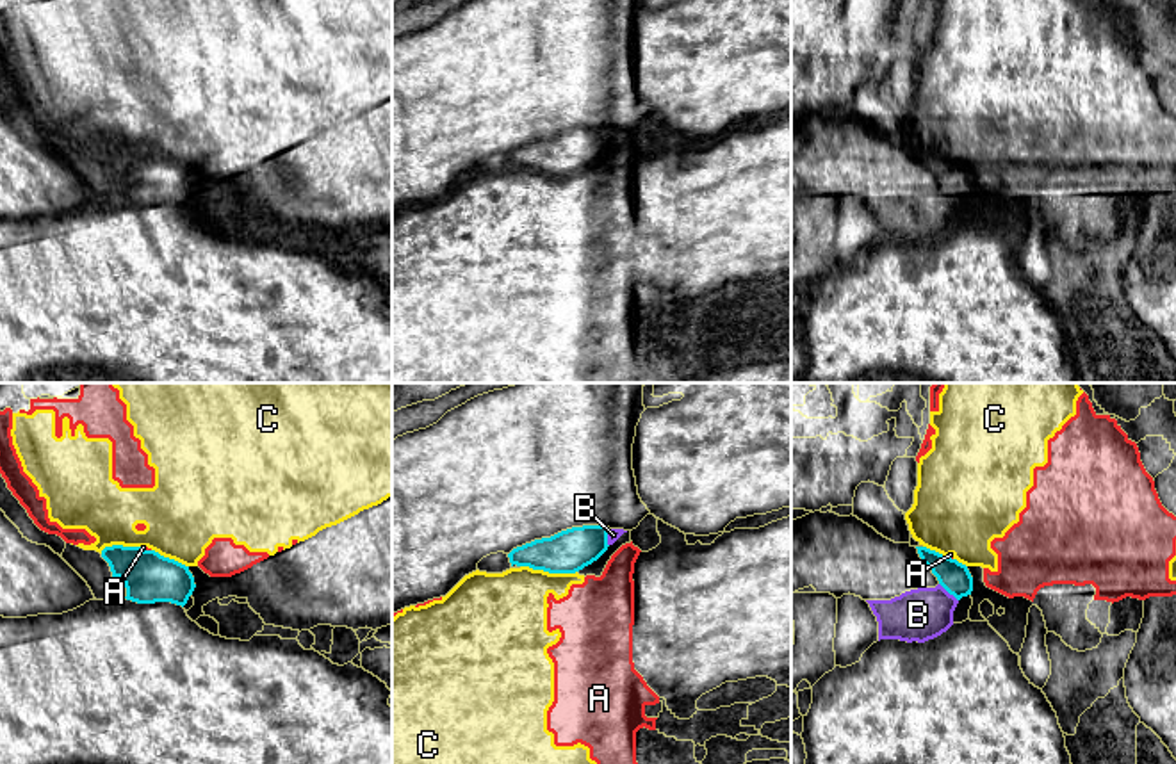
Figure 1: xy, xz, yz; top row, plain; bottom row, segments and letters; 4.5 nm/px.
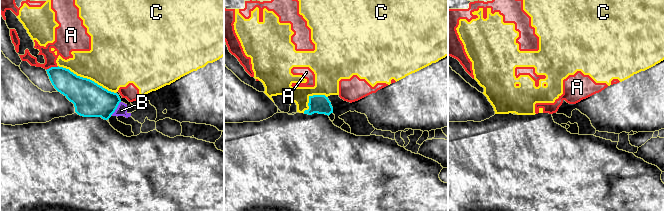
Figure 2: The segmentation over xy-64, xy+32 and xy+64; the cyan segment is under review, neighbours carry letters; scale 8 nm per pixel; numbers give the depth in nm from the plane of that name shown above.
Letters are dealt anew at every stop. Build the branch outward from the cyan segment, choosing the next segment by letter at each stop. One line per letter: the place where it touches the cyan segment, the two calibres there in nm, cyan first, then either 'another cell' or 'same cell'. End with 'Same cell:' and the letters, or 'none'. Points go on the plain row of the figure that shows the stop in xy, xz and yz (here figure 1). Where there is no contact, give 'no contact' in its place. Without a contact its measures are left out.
A: xy (146, 152) | 220/20 nm | another cell
B: yz (948, 193) | 140/240 nm | same cell
C: xz (549, 173) | 190/340 nm | another cell
Same cell: B

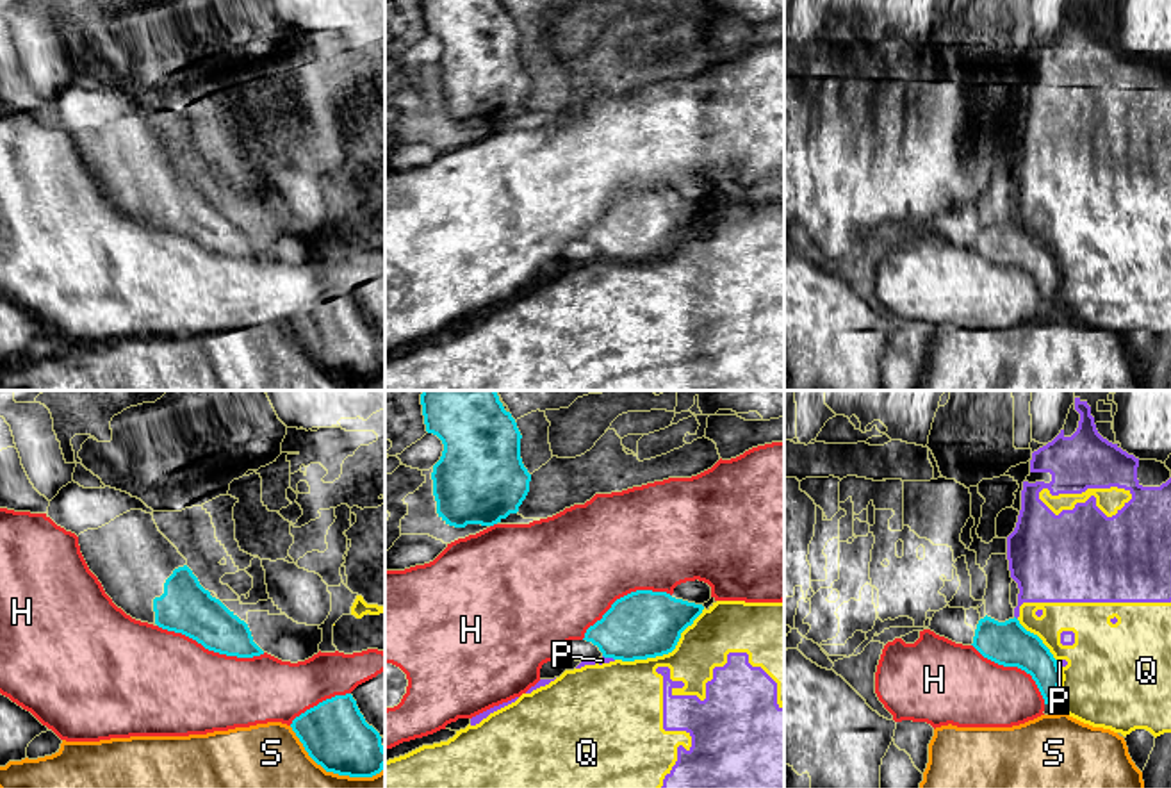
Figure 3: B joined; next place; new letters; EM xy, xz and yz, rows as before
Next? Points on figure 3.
H: xy (211, 250) | 240/460 nm | another cell
P: xz (608, 257) | 300/30 nm | another cell
Q: xz (663, 254) | 300/320 nm | another cell
S: xy (332, 371) | 300/400 nm | another cell
Same cell: none

